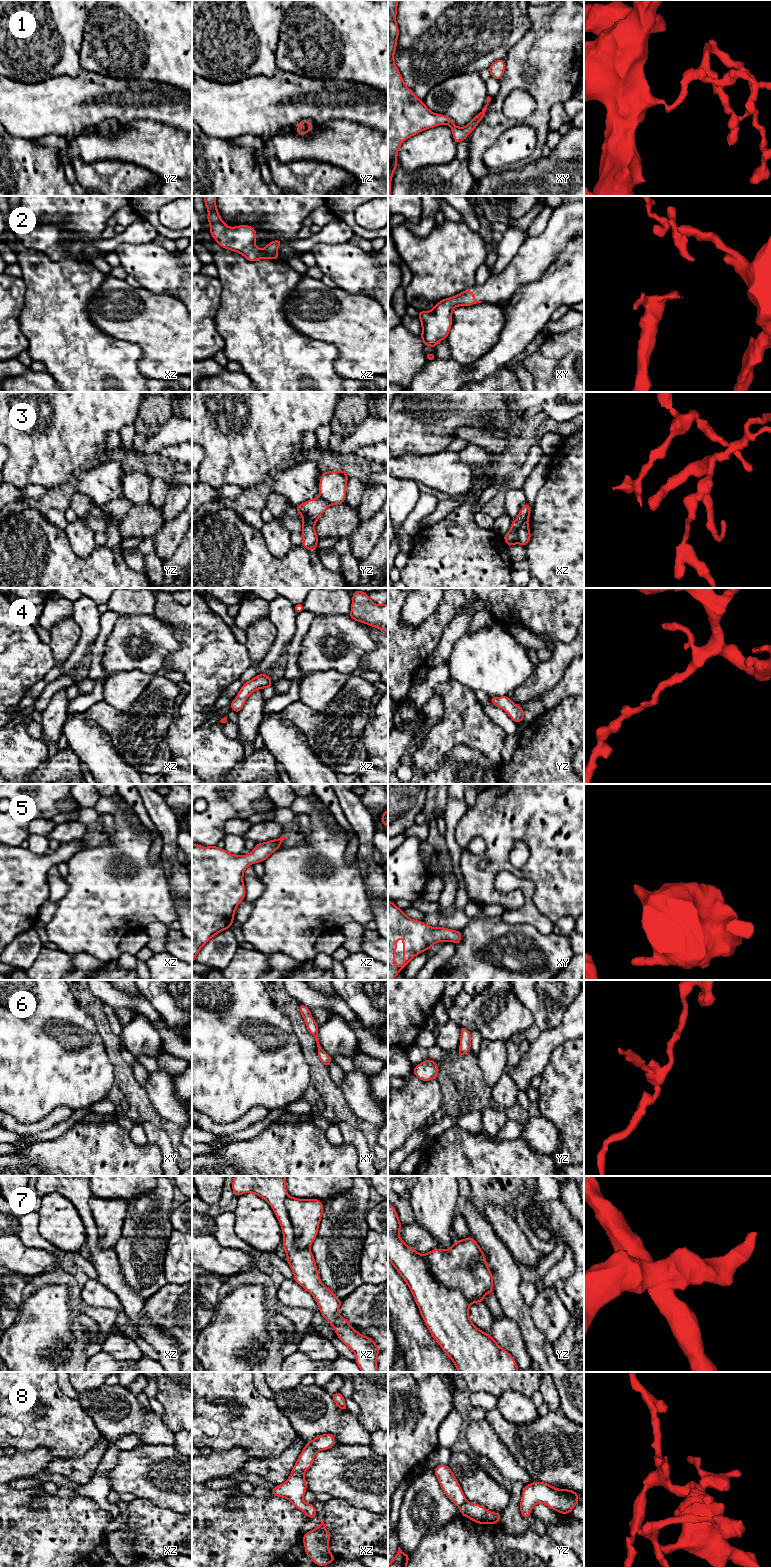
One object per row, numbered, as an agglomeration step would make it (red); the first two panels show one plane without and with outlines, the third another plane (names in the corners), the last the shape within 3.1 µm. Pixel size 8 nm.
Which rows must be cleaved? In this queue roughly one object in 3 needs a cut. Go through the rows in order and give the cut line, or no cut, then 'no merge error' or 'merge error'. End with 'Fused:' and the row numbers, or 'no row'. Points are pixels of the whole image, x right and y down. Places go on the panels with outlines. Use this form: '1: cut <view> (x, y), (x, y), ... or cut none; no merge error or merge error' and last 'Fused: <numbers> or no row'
1: cut none; no merge error
2: cut none; no merge error
3: cut xz (527, 521), (519, 527), (516, 542); merge error
4: cut none; no merge error
5: cut none; no merge error
6: cut none; no merge error
7: cut none; no merge error
8: cut xz (306, 1442), (318, 1450); merge error
Fused: 3, 8

